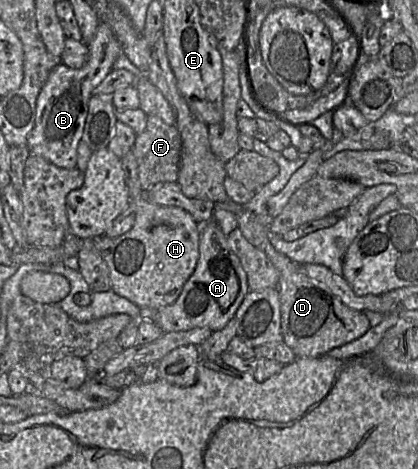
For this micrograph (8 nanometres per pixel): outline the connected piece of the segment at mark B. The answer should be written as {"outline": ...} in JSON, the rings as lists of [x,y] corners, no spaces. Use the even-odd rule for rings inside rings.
{"outline":[[[103,22],[99,23],[87,47],[87,58],[81,68],[72,69],[61,63],[50,72],[38,95],[34,127],[26,142],[31,154],[41,156],[64,169],[73,169],[77,166],[78,146],[84,131],[89,101],[95,95],[95,89],[114,70],[115,59],[121,53],[125,55],[112,29]]]}

